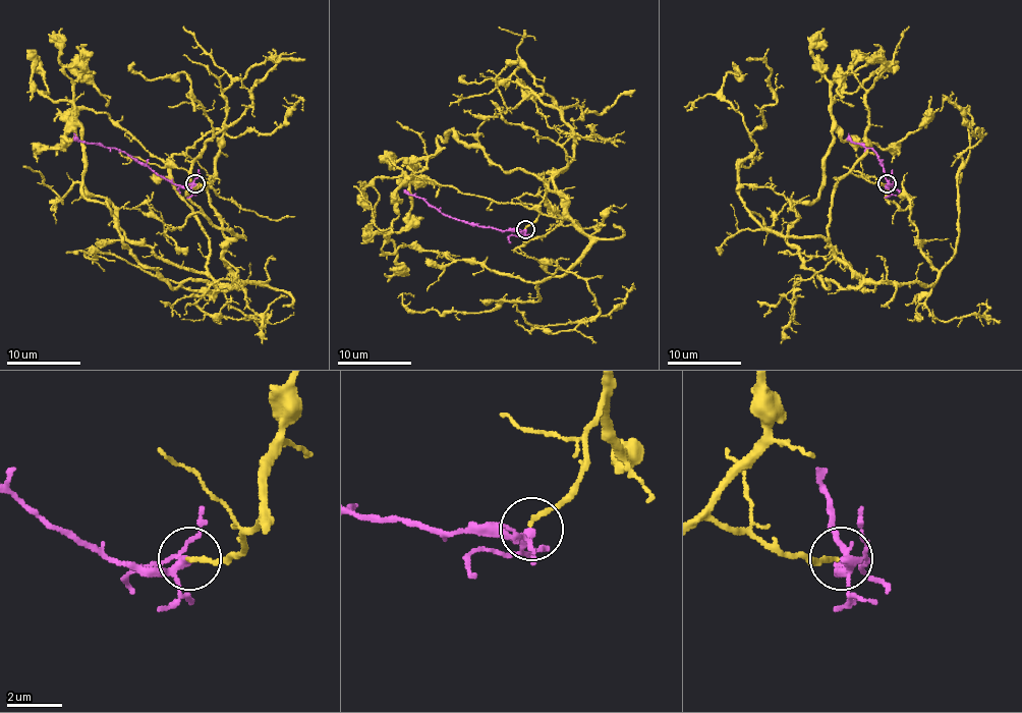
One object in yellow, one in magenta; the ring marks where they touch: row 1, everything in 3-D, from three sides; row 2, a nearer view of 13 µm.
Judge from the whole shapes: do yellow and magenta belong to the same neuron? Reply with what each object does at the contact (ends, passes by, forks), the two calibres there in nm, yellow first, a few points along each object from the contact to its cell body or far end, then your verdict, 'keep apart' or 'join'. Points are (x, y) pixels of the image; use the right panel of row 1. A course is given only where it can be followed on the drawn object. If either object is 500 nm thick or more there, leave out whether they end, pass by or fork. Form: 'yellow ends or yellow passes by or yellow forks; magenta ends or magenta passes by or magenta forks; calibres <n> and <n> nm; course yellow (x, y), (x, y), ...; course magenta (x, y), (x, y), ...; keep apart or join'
yellow ends; magenta forks; calibres 180 and 200 nm; course yellow (885, 184), (835, 187), (830, 248), (861, 279), (828, 286), (787, 239), (835, 126), (889, 149), (929, 97); course magenta (887, 184), (877, 154), (872, 149), (853, 143), (848, 133); join

